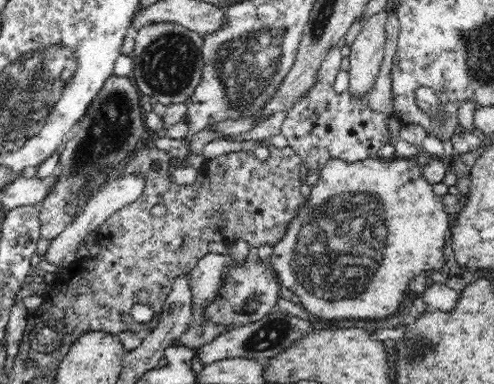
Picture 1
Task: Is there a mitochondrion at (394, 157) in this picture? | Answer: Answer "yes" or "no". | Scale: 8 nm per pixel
no

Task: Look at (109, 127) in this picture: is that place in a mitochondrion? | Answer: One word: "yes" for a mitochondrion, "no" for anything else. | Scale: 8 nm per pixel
yes

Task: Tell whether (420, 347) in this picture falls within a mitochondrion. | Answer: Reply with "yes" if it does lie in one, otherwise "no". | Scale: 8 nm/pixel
yes

